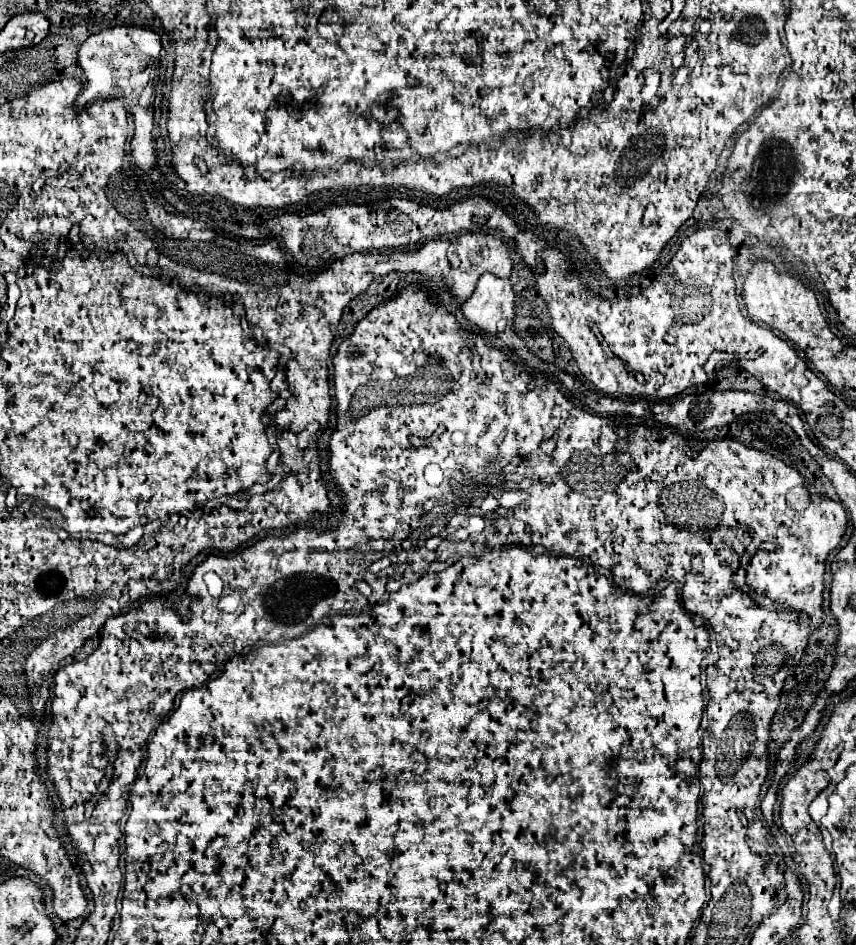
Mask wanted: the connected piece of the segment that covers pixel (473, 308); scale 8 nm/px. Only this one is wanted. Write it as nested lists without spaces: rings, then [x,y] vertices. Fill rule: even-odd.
[[[483,274],[483,276],[479,278],[479,282],[477,282],[477,286],[475,286],[475,292],[471,294],[471,298],[465,300],[465,304],[461,306],[467,324],[473,326],[473,328],[477,328],[477,330],[481,330],[483,334],[491,334],[491,336],[497,336],[499,340],[503,340],[503,350],[505,350],[505,352],[509,352],[509,354],[517,352],[517,356],[519,356],[523,362],[527,362],[527,360],[537,360],[535,356],[525,354],[525,350],[523,350],[523,346],[525,346],[523,340],[517,338],[515,332],[513,332],[513,328],[511,328],[511,326],[513,326],[513,316],[515,316],[513,308],[515,308],[515,294],[513,294],[511,282],[509,282],[509,280],[503,280],[503,278],[497,278],[497,276],[493,276],[493,274]]]

